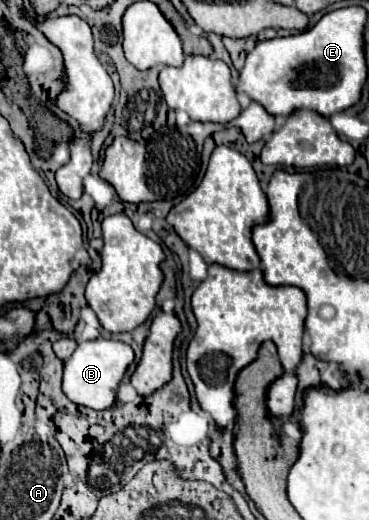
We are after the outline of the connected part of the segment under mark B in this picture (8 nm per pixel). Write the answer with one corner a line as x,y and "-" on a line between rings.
97,337
93,341
83,341
65,361
63,367
63,393
77,405
91,409
107,409
115,403
117,387
125,369
133,363
133,349
117,339

